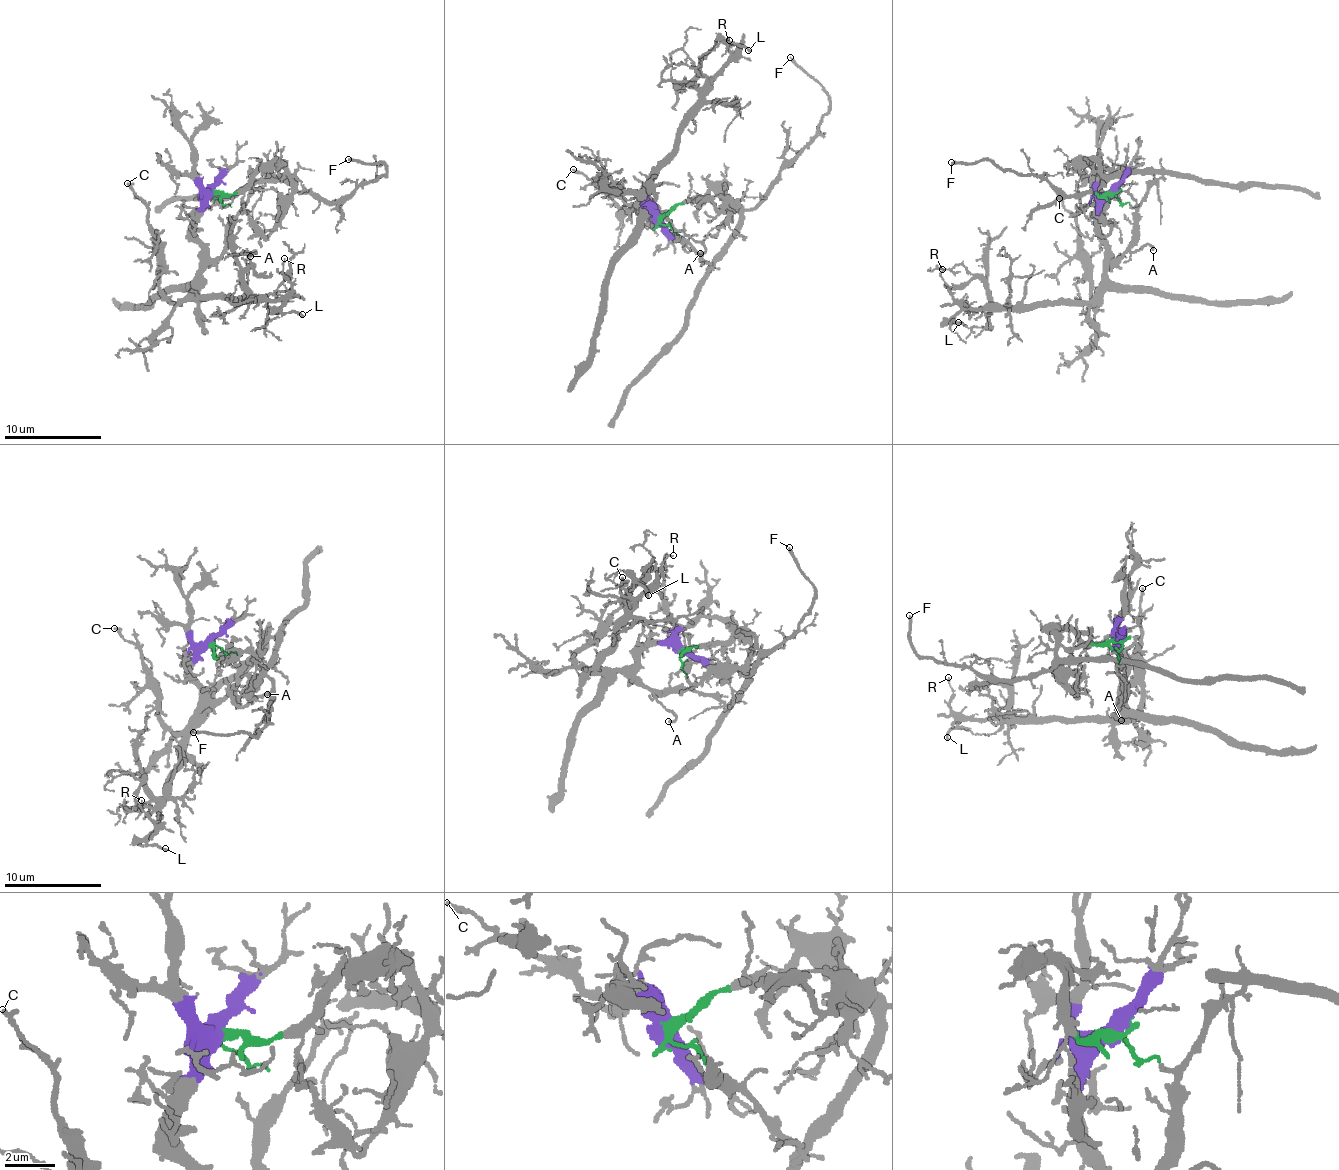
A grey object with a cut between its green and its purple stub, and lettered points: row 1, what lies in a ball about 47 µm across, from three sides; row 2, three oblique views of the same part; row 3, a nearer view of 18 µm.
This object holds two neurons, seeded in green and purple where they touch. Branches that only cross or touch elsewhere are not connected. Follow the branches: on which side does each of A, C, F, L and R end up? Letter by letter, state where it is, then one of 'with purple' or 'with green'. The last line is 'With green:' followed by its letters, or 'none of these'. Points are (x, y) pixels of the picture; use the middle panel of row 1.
A: place (700, 253); with purple
C: place (573, 169); with purple
F: place (790, 57); with green
L: place (748, 50); with purple
R: place (729, 40); with purple
With green: F

